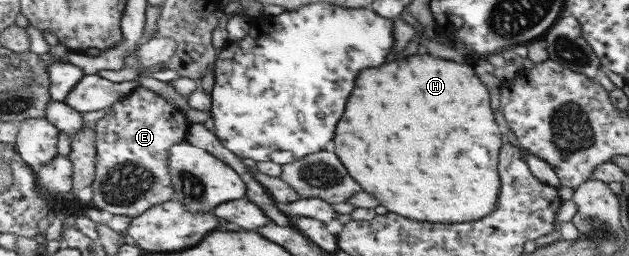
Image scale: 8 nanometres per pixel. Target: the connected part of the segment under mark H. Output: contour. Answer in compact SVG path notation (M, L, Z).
M412 55L368 69L356 83L346 117L340 121L336 133L335 152L344 159L344 167L352 171L352 177L364 191L372 193L390 211L423 222L464 223L491 213L500 185L496 161L500 147L508 139L505 129L500 127L500 119L496 119L496 111L492 111L492 91L476 75L476 67L432 55Z

